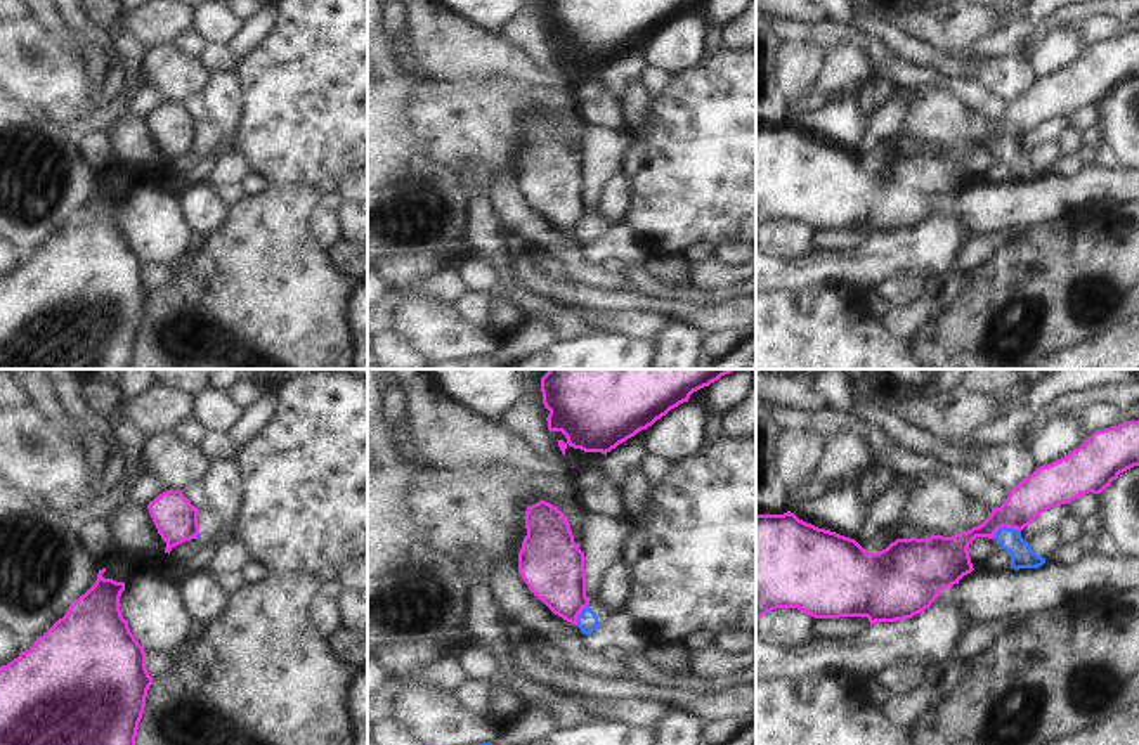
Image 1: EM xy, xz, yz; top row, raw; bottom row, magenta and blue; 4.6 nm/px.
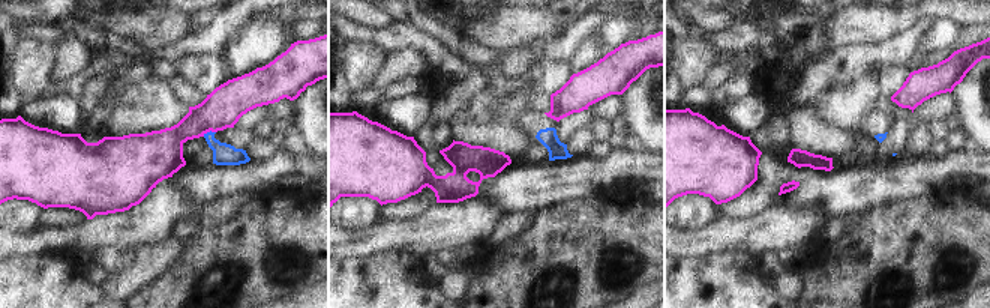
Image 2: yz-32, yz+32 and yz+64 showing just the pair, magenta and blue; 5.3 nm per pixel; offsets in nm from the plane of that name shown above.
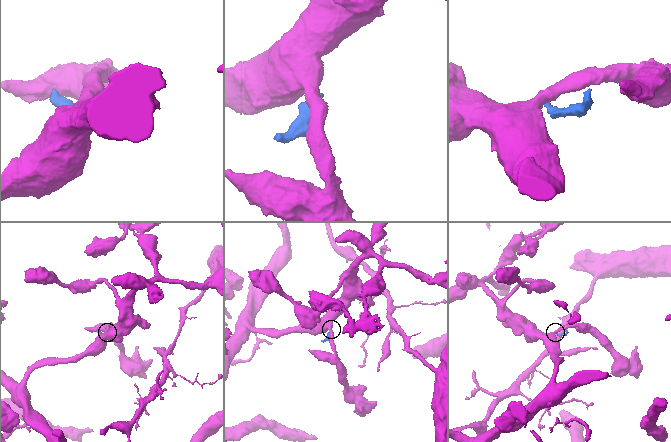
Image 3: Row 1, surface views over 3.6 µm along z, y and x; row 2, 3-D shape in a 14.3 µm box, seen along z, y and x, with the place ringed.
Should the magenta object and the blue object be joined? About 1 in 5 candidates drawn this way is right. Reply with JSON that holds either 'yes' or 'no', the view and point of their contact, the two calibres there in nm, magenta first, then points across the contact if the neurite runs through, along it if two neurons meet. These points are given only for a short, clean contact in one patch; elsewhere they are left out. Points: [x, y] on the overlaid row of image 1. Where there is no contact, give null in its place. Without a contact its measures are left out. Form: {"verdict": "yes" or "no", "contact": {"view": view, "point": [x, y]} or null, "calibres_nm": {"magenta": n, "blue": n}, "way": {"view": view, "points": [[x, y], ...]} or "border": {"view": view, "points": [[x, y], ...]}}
{"verdict": "no", "contact": {"view": "yz", "point": [1004, 525]}, "calibres_nm": {"magenta": 190, "blue": 110}, "border": {"view": "yz", "points": [[1020, 529], [1001, 527], [992, 537]]}}

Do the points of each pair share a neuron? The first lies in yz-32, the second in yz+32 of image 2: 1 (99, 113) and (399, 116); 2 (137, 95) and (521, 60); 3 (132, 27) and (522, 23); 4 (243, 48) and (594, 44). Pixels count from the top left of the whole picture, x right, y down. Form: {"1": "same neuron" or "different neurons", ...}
{"1": "different neurons", "2": "different neurons", "3": "same neuron", "4": "same neuron"}

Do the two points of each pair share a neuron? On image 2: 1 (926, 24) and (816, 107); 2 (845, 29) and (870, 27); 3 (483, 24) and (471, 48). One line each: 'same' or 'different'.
1: different
2: same
3: different

